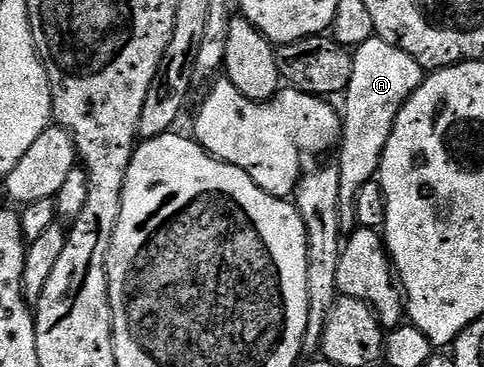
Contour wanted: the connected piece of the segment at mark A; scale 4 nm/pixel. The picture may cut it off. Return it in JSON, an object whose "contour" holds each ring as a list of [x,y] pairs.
{"contour":[[[370,37],[354,50],[353,75],[341,104],[343,135],[337,146],[343,230],[356,228],[357,195],[365,183],[376,180],[381,155],[385,151],[385,143],[389,143],[389,135],[393,135],[397,115],[401,115],[401,107],[405,107],[413,91],[417,91],[424,76],[425,70],[417,63],[417,59],[413,59],[413,55],[405,55],[405,51],[393,47],[393,43],[385,43],[385,39],[380,37]]]}

